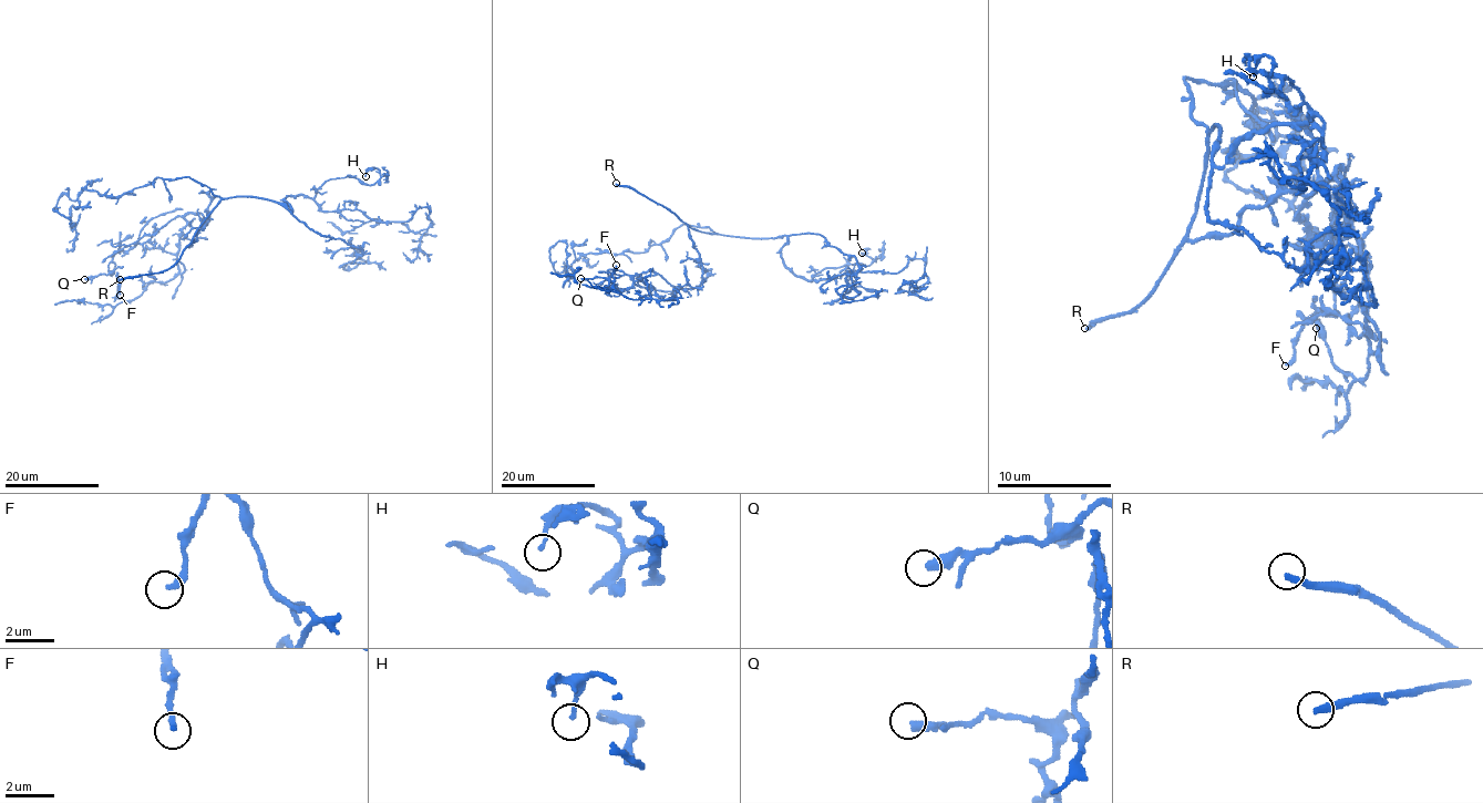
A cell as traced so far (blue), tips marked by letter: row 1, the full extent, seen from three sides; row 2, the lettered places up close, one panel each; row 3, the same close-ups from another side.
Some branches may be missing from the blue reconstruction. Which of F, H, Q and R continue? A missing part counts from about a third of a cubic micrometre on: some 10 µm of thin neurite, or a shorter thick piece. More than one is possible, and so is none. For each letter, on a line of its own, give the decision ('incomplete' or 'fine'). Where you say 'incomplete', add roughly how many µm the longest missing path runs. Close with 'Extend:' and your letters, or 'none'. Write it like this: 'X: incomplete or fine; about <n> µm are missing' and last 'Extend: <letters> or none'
F: fine
H: fine
Q: fine
R: incomplete; about 100 µm are missing
Extend: R

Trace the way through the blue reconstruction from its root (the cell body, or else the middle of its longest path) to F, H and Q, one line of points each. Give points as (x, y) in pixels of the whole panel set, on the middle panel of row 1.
F: (722, 235), (688, 225), (702, 281), (679, 288), (675, 299), (624, 297), (614, 286), (616, 265)
H: (722, 235), (785, 236), (784, 264), (809, 280), (825, 268), (876, 259), (862, 253)
Q: (722, 235), (688, 225), (702, 264), (697, 287), (650, 270), (624, 289), (580, 278)

